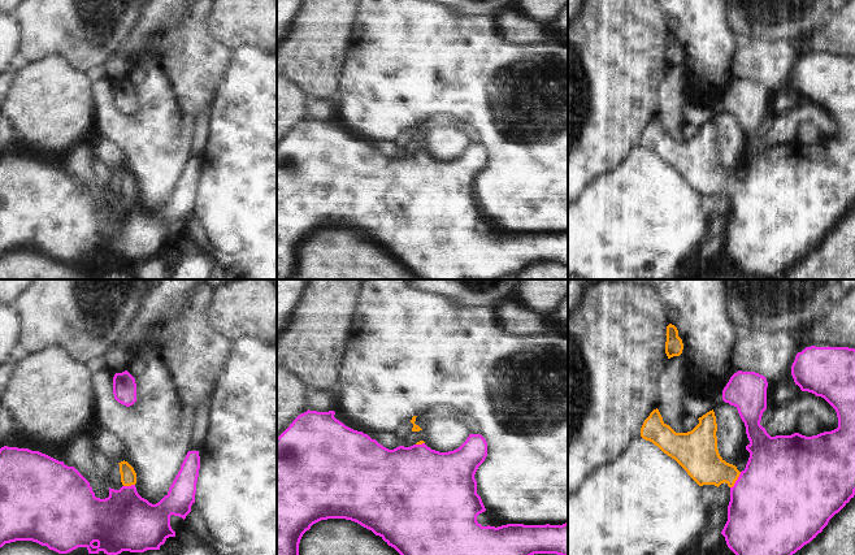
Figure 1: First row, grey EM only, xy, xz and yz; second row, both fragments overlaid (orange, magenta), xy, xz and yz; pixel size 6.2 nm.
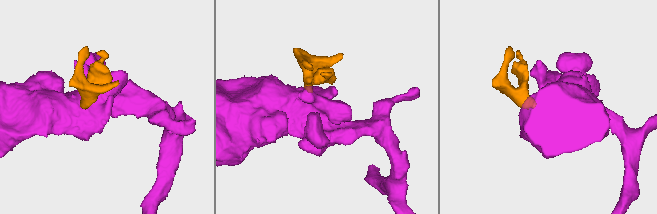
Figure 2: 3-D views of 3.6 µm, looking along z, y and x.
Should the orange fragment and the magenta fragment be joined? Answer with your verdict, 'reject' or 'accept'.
accept

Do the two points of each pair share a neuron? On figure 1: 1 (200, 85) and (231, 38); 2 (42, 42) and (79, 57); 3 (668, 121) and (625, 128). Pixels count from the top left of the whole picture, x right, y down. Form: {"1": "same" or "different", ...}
{"1": "different", "2": "same", "3": "different"}

